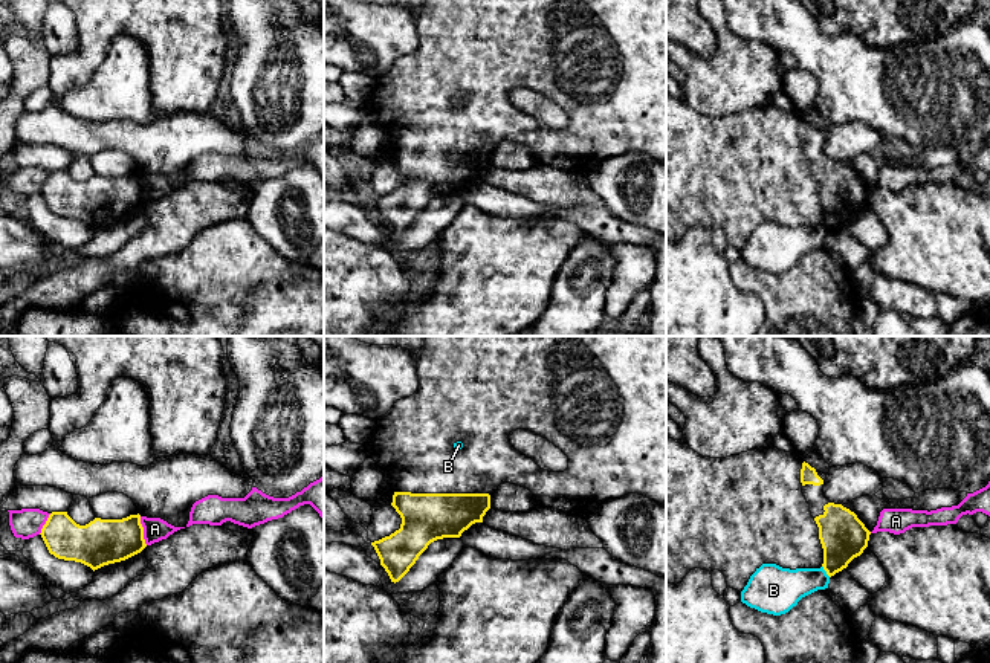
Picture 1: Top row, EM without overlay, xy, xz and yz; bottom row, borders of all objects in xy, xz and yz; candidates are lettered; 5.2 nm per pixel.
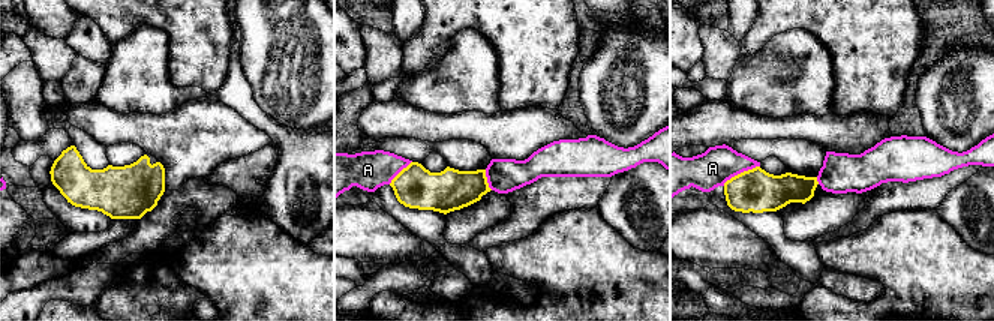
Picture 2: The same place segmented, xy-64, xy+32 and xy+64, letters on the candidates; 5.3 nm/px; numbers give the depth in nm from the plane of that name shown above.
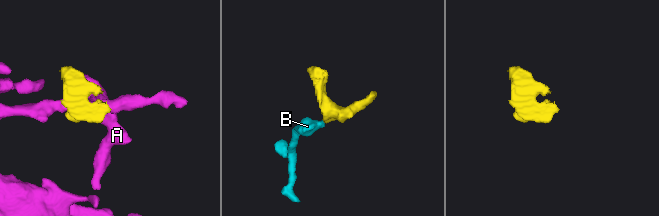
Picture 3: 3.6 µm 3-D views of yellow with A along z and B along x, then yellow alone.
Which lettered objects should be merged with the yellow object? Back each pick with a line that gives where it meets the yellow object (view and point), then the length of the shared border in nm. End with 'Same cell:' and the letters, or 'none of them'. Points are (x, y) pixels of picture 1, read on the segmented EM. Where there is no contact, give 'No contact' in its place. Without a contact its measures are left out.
Same cell: none of them

